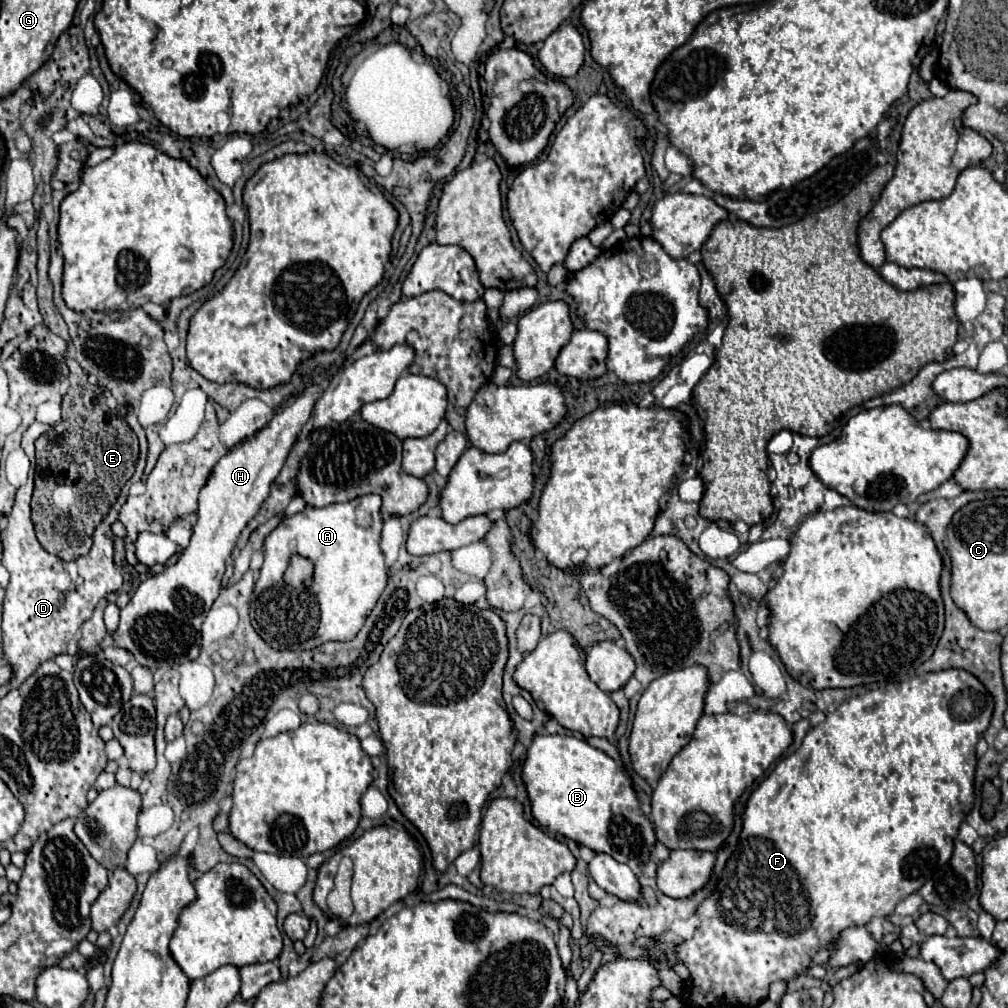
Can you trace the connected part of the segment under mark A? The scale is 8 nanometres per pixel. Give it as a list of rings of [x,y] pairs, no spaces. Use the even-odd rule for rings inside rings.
[[[376,494],[358,496],[344,504],[324,508],[306,506],[282,522],[264,540],[264,564],[260,568],[250,618],[260,638],[274,650],[312,650],[330,641],[350,641],[362,628],[366,616],[376,606],[388,582],[388,566],[380,552],[380,516],[382,500]],[[294,554],[314,564],[312,584],[308,592],[274,592],[274,584],[282,582],[288,562]],[[314,602],[320,602],[320,618],[316,622]]]

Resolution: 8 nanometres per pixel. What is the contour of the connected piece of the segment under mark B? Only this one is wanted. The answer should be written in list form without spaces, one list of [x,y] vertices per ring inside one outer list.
[[[536,734],[526,752],[522,780],[532,816],[550,834],[576,840],[594,852],[606,852],[624,864],[628,864],[628,858],[636,862],[650,858],[656,842],[654,828],[642,814],[626,772],[602,750],[574,736]]]

